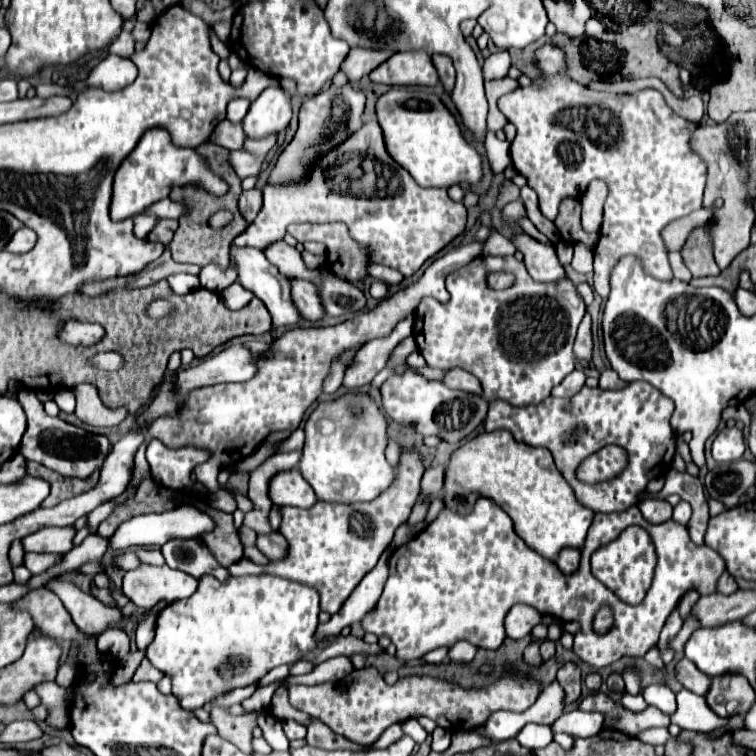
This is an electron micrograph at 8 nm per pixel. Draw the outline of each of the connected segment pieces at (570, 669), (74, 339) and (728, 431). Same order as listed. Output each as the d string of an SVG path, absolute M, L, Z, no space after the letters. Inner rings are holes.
M566 662L558 670L558 680L562 688L566 690L566 700L568 704L576 702L581 697L582 677L580 664L578 662Z
M64 320L60 324L58 336L62 342L72 346L92 346L104 336L104 328L100 324L86 324L80 320Z
M724 428L718 432L712 444L712 456L716 462L734 462L740 460L746 450L744 436L738 428Z

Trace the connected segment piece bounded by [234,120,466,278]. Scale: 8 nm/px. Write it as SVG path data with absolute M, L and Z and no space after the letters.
M376 120L364 124L360 132L352 134L336 152L330 152L312 168L308 180L292 186L266 186L264 188L264 204L258 212L256 220L248 224L248 228L234 238L234 244L238 246L256 246L264 250L268 242L282 240L286 234L288 224L296 222L332 222L340 220L348 224L354 240L368 246L372 250L372 258L376 264L390 266L398 270L402 276L412 276L420 270L420 266L432 258L436 252L440 252L448 242L452 242L466 226L466 208L462 202L450 200L448 192L444 188L422 188L414 182L414 178L396 164L390 154L386 152L384 138L380 132L380 126Z

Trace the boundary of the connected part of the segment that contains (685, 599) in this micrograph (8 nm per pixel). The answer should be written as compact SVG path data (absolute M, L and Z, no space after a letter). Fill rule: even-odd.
M692 590L692 592L686 592L686 594L682 596L682 600L680 600L680 604L678 604L678 612L680 612L682 620L686 620L686 618L692 614L692 608L694 608L696 600L698 600L698 594L696 594L694 590Z

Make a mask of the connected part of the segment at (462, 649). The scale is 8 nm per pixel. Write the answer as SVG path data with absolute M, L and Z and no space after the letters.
M460 640L456 642L454 646L450 646L450 652L448 652L448 658L450 660L456 660L456 662L470 662L474 656L476 656L476 646L466 642L466 640Z

